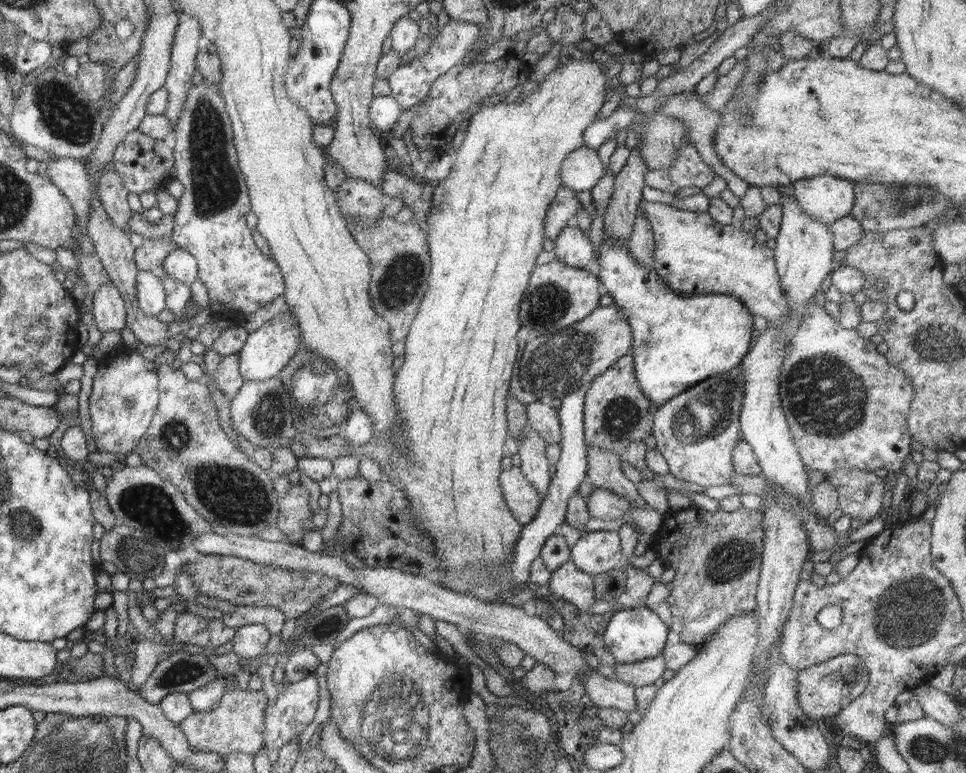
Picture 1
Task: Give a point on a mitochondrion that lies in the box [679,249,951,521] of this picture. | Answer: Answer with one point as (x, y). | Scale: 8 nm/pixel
(824, 397)

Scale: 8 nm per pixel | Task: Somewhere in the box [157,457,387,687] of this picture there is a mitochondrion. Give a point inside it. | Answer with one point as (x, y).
(231, 495)

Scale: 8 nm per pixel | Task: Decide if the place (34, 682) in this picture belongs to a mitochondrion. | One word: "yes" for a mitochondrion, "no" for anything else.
no

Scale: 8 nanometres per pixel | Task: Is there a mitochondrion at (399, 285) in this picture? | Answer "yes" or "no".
yes

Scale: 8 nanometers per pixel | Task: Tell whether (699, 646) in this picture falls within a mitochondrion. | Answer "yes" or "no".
no

